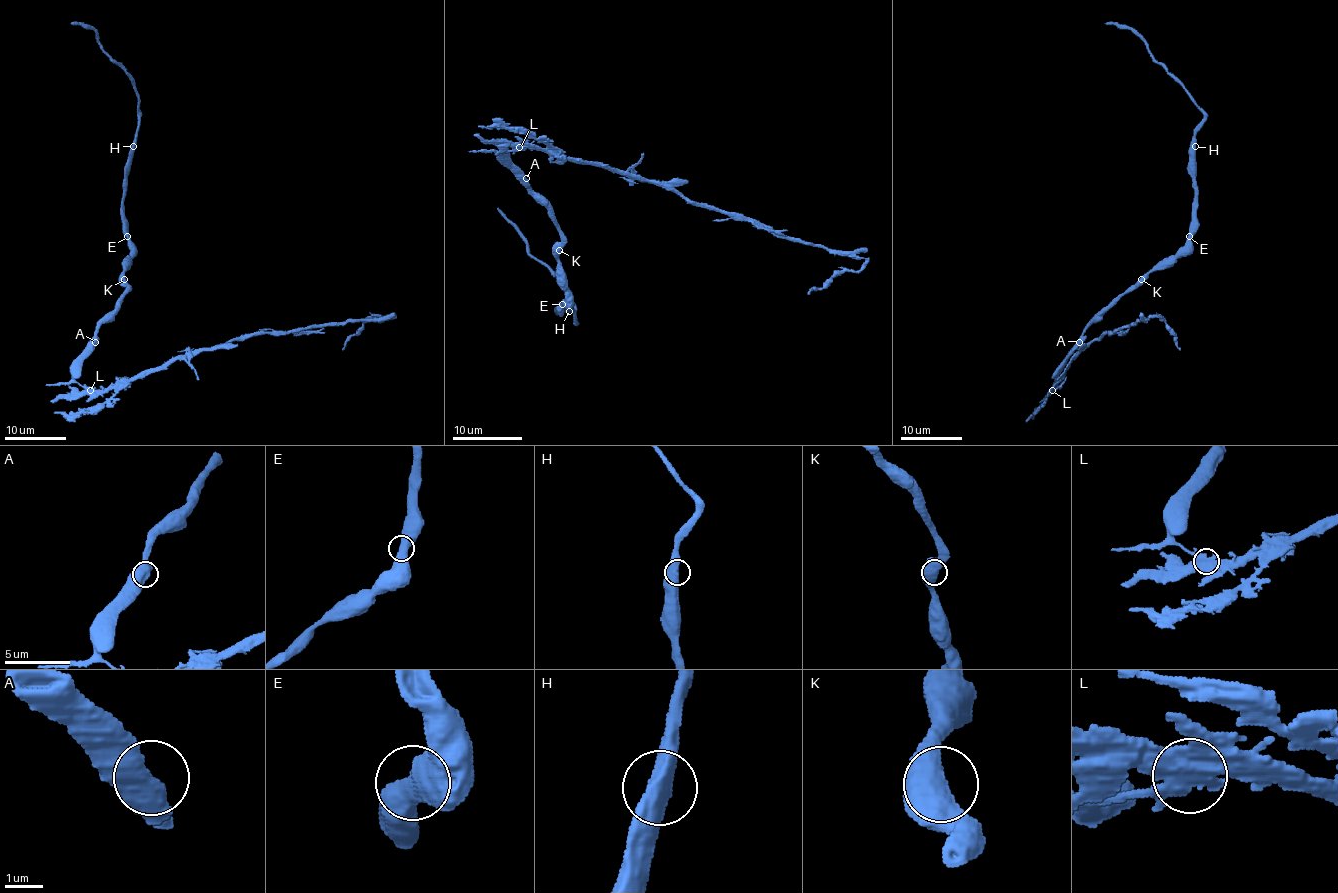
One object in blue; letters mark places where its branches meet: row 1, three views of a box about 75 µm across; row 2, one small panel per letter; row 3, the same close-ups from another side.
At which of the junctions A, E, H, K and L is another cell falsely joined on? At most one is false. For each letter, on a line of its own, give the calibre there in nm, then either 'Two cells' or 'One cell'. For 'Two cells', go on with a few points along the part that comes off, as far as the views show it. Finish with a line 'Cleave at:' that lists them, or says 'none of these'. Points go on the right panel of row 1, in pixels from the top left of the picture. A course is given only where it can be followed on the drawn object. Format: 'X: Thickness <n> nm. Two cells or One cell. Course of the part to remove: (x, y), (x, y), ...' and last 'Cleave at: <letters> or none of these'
A: Thickness 480 nm. One cell
E: Thickness 500 nm. One cell
H: Thickness 550 nm. One cell
K: Thickness 550 nm. One cell
L: Thickness 480 nm. Two cells. Course of the part to remove: (1051, 391), (1083, 348), (1103, 333), (1115, 331), (1137, 320), (1160, 316), (1175, 334), (1179, 349)
Cleave at: L

